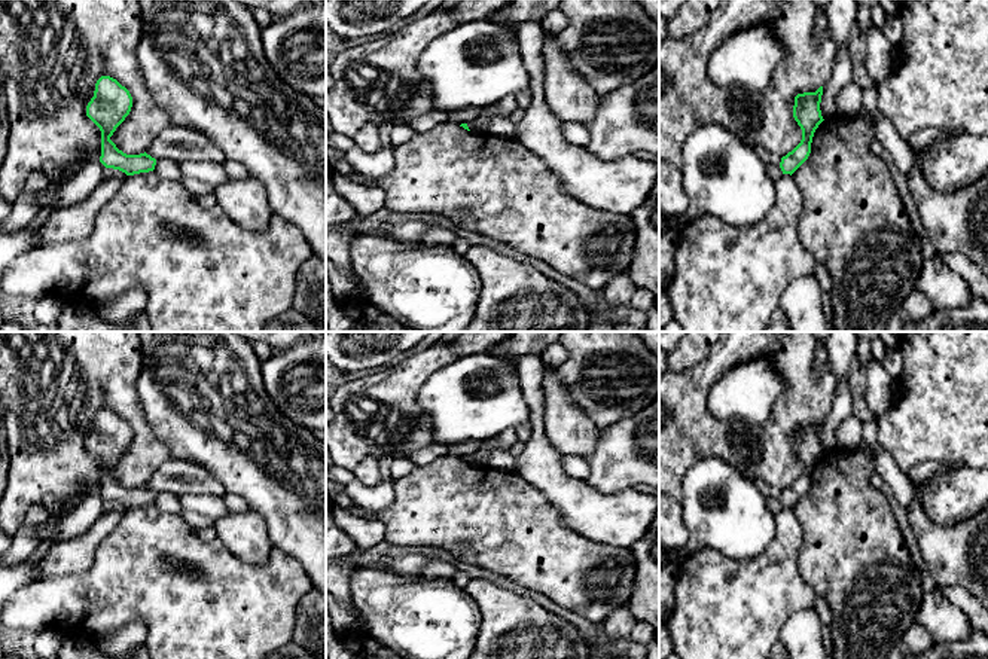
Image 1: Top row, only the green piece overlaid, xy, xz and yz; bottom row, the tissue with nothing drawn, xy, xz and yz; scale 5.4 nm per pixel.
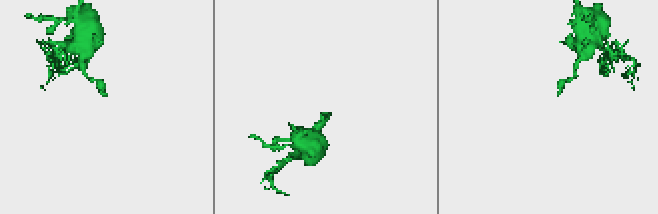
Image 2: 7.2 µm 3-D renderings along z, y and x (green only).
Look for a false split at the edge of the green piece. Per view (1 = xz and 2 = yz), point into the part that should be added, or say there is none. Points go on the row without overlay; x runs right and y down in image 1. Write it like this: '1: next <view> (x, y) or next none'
1: next none
2: next none

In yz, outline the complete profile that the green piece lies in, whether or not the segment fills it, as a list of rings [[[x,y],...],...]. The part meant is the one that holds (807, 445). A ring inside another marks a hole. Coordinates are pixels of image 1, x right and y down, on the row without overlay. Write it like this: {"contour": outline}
{"contour": [[[823,419],[815,425],[803,425],[795,430],[793,451],[802,463],[801,476],[781,491],[783,507],[793,507],[809,489],[815,463],[824,454],[820,443]]]}

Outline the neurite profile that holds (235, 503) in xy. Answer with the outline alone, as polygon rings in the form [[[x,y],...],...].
[[[226,492],[222,498],[229,512],[241,513],[251,509],[246,498],[238,494]]]

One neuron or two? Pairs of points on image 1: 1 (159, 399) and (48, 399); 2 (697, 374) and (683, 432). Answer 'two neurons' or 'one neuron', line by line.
1: two neurons
2: one neuron

